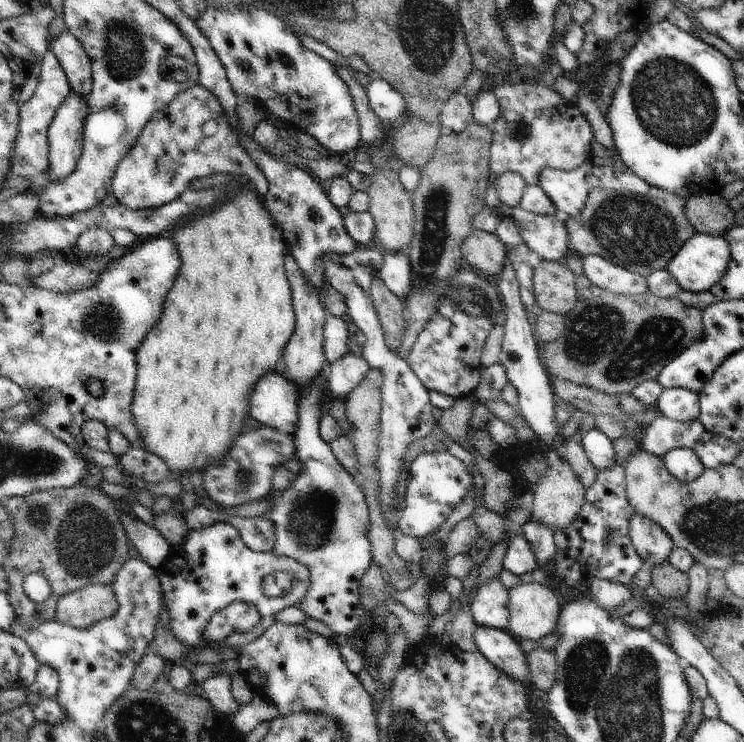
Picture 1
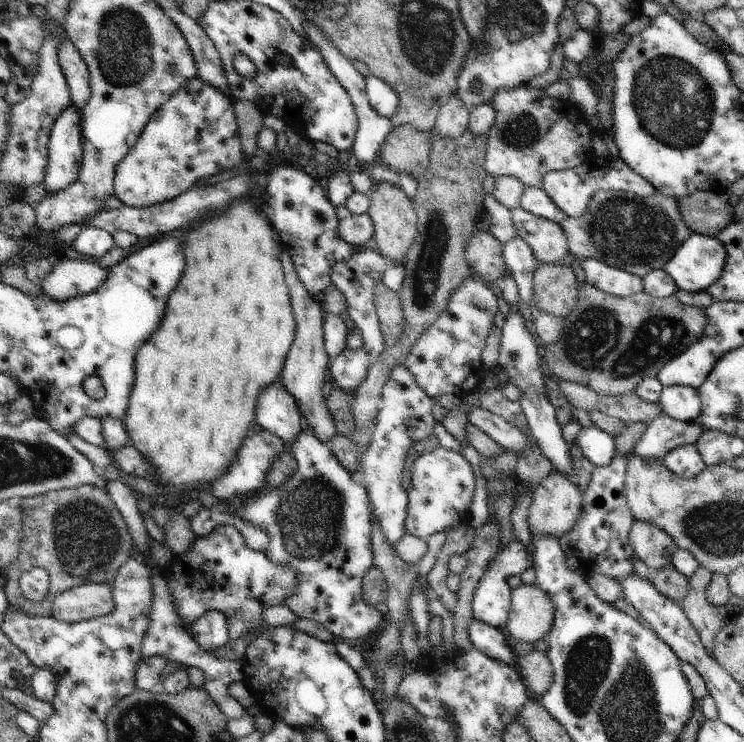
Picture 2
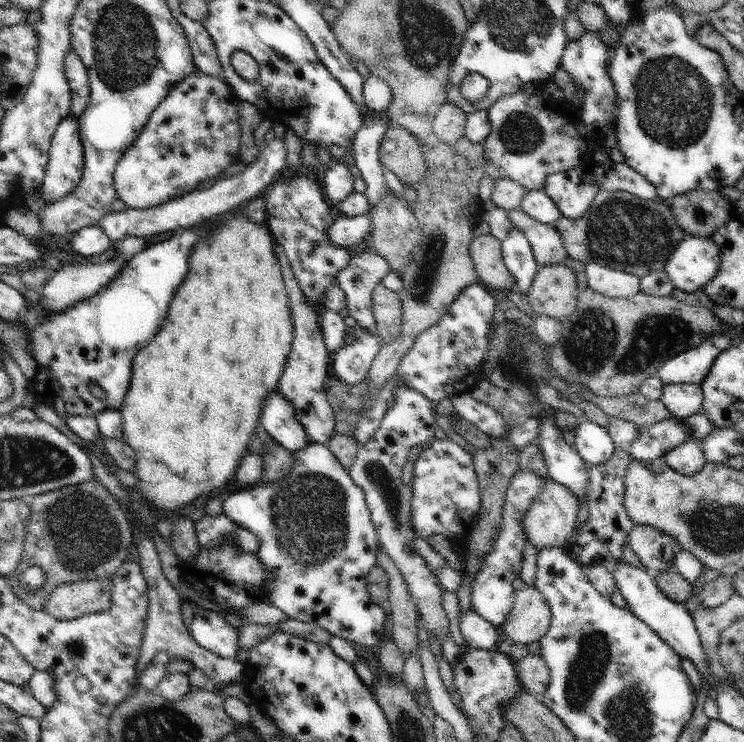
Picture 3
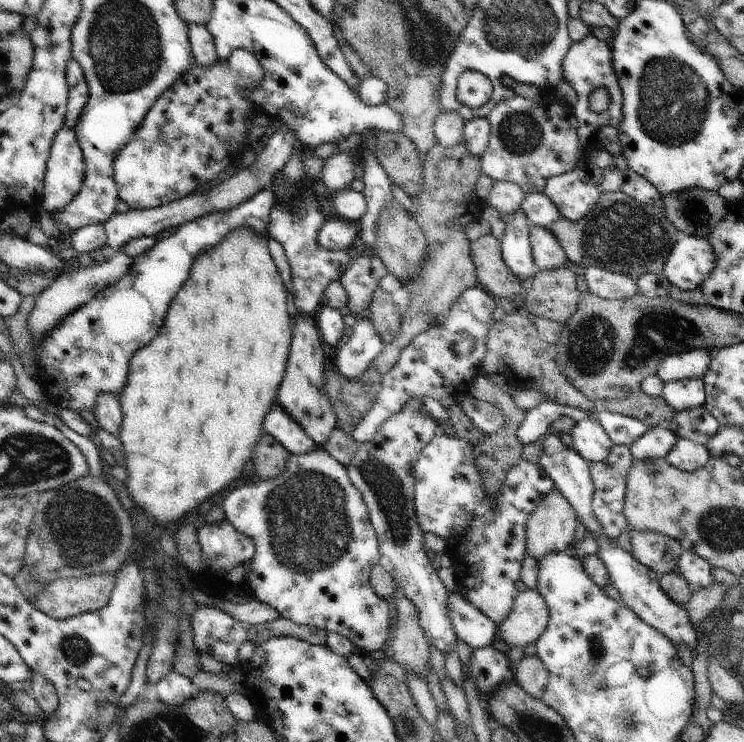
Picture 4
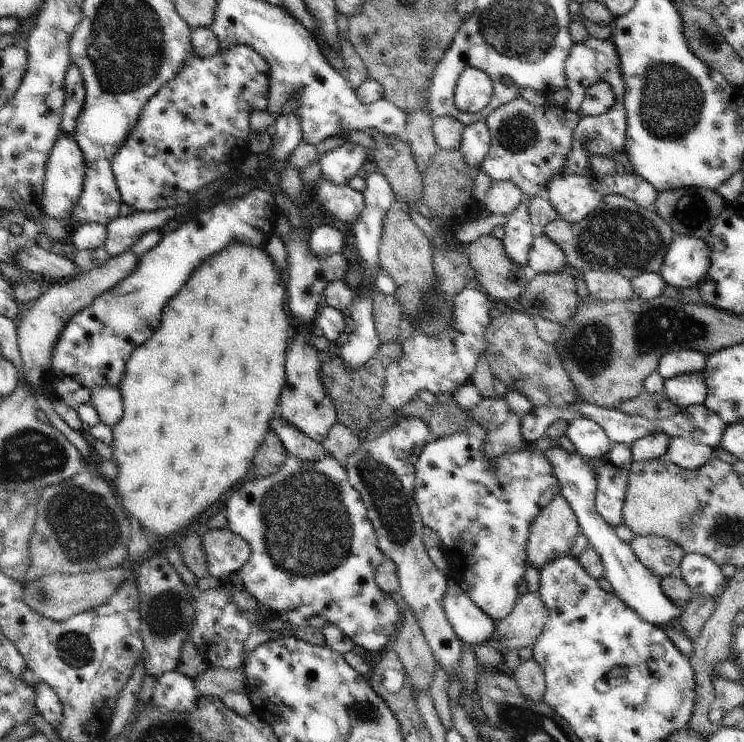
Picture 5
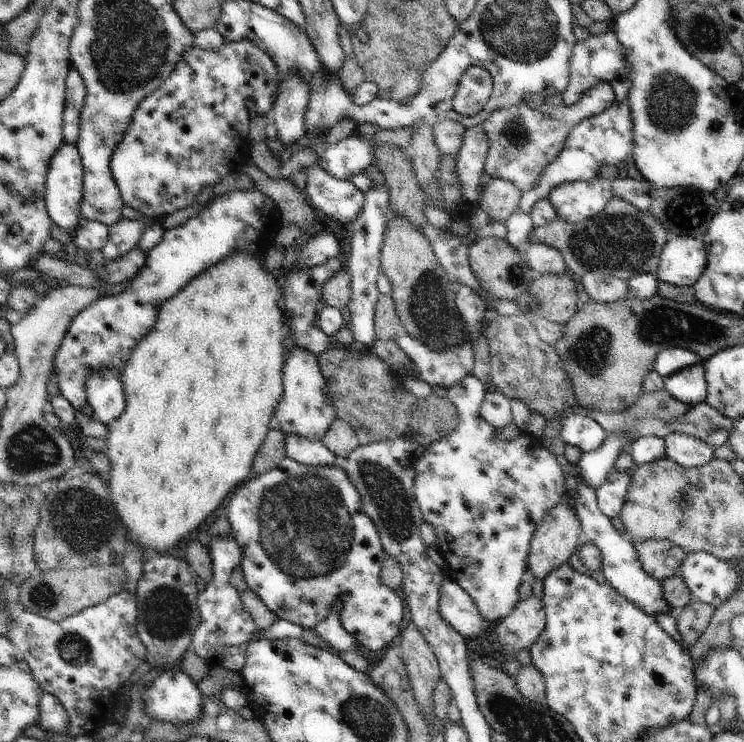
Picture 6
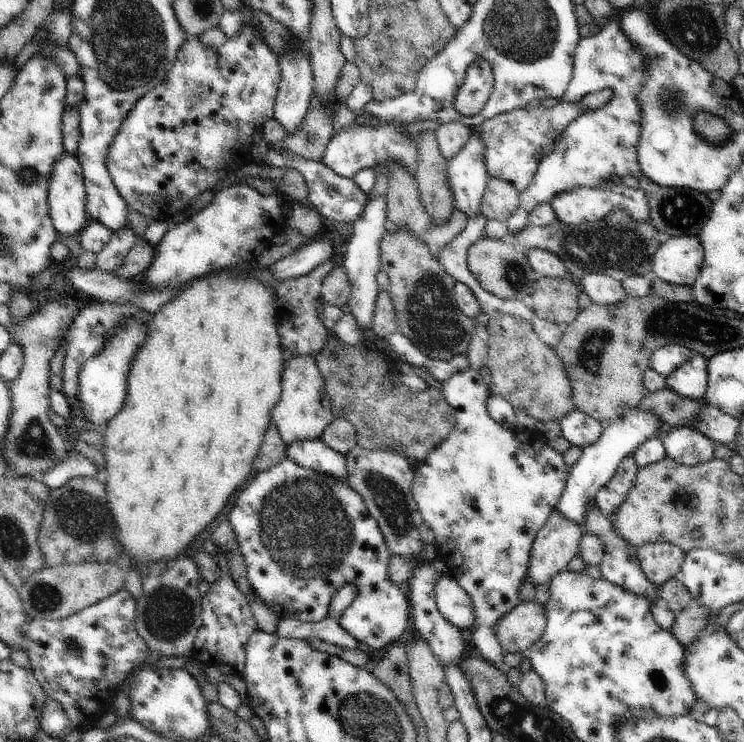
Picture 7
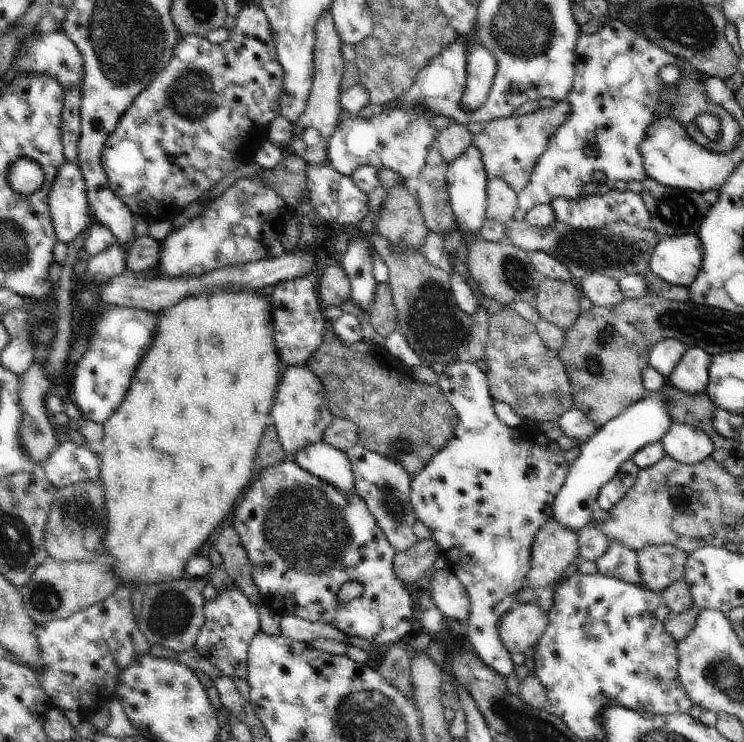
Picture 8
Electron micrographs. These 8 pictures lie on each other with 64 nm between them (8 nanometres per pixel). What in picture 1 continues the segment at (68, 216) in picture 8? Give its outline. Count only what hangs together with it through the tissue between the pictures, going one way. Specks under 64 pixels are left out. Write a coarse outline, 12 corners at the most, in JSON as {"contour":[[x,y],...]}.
{"contour":[[71,90],[48,128],[48,180],[78,164],[87,98]]}

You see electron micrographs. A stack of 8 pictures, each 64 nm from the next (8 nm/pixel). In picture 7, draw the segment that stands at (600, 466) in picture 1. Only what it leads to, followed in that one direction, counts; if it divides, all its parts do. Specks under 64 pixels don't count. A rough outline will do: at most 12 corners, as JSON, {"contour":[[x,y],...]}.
{"contour":[[574,409],[560,420],[561,435],[585,449],[604,425]]}

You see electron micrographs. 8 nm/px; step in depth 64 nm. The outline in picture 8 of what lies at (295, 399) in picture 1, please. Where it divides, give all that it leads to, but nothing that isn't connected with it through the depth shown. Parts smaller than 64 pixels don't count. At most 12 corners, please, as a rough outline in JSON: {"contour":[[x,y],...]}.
{"contour":[[326,441],[291,459],[313,475],[355,493],[346,453]]}

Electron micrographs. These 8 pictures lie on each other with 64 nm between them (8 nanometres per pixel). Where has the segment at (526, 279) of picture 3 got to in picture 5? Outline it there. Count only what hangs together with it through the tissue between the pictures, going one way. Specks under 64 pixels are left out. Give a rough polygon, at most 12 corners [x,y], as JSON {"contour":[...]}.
{"contour":[[525,195],[509,215],[501,239],[508,258],[530,271],[537,231]]}

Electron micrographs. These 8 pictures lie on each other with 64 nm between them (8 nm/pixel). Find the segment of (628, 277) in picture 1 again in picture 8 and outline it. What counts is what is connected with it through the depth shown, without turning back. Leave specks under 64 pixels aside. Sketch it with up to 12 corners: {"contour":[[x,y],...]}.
{"contour":[[590,273],[577,284],[596,307],[625,299],[619,282]]}

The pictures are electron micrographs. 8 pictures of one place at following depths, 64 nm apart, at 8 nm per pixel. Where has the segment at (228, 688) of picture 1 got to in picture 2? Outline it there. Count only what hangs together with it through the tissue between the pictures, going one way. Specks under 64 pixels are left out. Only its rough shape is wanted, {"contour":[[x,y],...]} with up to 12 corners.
{"contour":[[159,569],[142,659],[163,656],[203,670],[203,690],[229,718],[246,711],[229,686],[241,661],[215,657],[179,618]]}

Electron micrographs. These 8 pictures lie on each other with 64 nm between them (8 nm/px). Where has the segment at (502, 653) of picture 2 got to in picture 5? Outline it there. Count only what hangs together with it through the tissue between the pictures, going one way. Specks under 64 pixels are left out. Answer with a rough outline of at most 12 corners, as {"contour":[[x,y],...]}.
{"contour":[[454,582],[444,610],[463,643],[480,646],[495,637],[497,622]]}

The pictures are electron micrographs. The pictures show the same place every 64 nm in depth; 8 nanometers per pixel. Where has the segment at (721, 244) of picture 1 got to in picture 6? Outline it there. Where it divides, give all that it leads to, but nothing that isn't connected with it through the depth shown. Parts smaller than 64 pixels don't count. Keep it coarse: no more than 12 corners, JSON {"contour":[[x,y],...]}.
{"contour":[[674,236],[659,280],[692,287],[707,265],[701,239]]}

